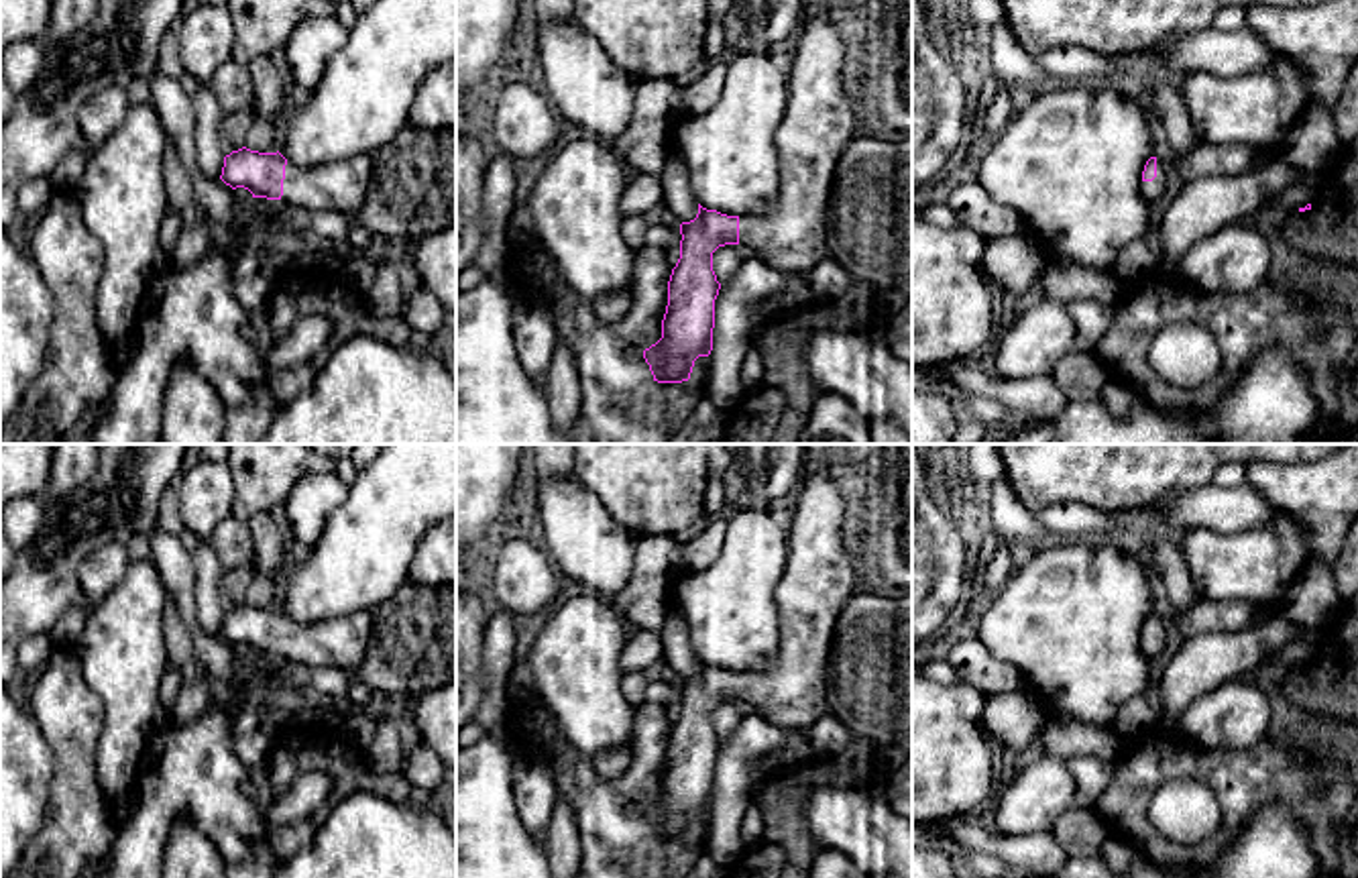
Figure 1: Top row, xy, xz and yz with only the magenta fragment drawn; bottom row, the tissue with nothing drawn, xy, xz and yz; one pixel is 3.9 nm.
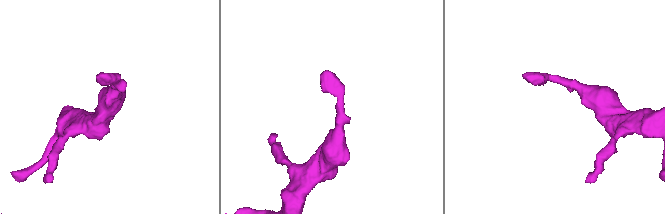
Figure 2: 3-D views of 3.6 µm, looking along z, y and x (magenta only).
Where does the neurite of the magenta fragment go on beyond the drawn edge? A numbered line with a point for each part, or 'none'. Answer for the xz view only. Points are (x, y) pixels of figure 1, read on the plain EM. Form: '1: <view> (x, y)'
1: xz (819, 579)

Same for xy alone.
1: xy (341, 642)

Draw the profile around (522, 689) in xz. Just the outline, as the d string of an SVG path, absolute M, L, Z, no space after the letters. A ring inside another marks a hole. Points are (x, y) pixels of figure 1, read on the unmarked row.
M519 654L507 680L509 705L523 707L540 703L540 693L533 680L531 666L525 654Z

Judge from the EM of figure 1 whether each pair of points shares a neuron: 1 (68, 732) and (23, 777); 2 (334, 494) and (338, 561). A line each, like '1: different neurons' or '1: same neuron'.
1: different neurons
2: different neurons

